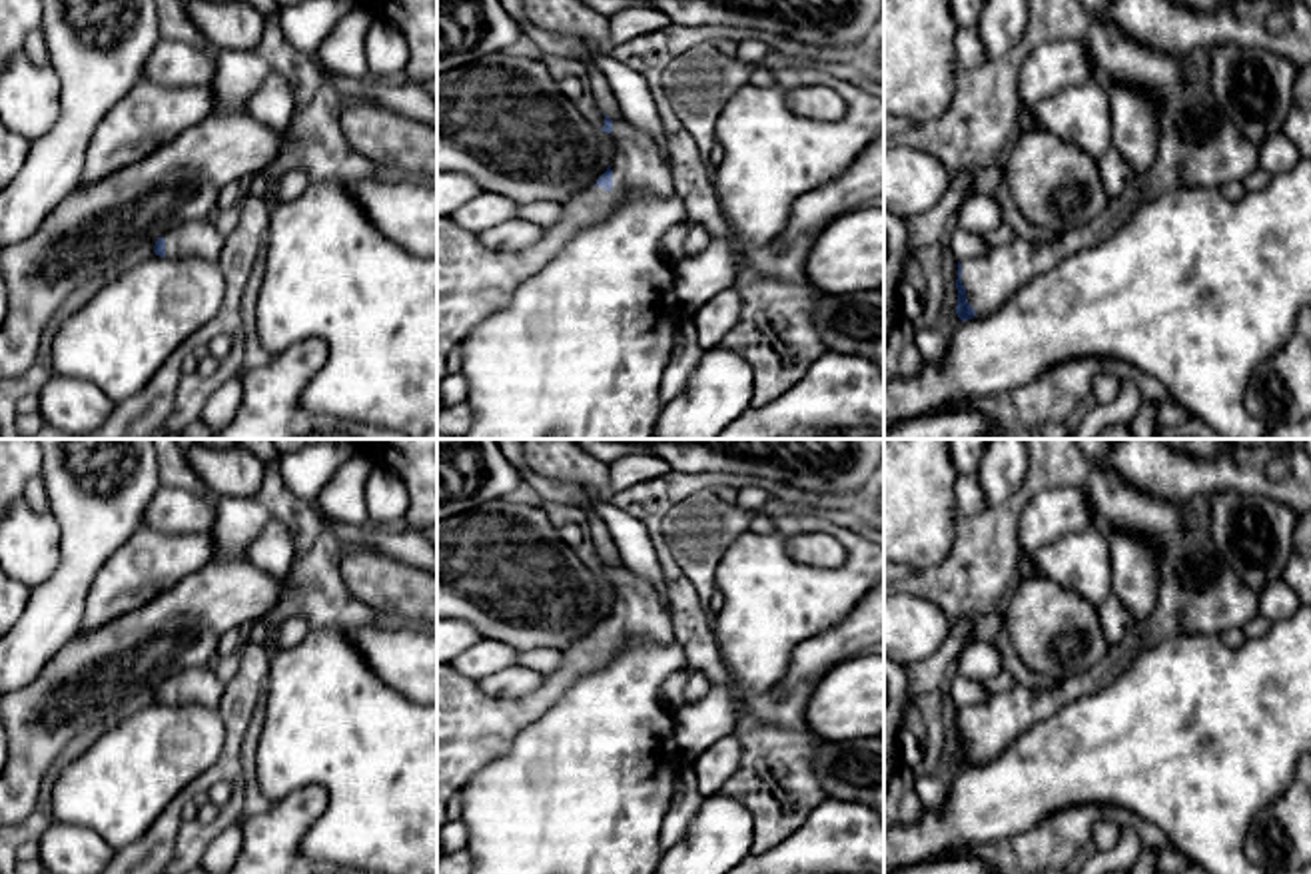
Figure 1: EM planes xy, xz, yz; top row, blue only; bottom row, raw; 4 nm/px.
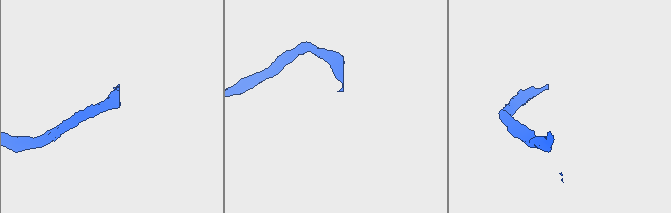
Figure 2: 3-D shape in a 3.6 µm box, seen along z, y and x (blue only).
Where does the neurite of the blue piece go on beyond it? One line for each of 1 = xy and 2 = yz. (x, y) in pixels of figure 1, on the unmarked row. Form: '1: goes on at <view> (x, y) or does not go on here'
1: goes on at xy (200, 685)
2: goes on at yz (1200, 593)

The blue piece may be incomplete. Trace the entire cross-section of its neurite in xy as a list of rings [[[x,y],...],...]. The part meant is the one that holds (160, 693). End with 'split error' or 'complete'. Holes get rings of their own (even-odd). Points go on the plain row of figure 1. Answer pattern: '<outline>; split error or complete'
[[[194,666],[158,684],[154,700],[160,704],[202,704],[218,708],[225,684],[210,666]]]; split error

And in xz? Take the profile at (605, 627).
[[[605,563],[615,601],[595,635],[567,651],[565,662],[521,698],[487,694],[449,662],[437,662],[437,864],[443,858],[441,828],[453,794],[493,760],[503,758],[515,736],[539,720],[581,676],[593,672],[625,647],[627,639],[655,645],[674,641],[670,615],[655,585],[625,565]]]; split error

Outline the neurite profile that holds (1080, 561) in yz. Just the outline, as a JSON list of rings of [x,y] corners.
[[[1097,527],[1068,533],[1032,557],[1040,577],[1076,591],[1093,607],[1111,595],[1111,553]]]

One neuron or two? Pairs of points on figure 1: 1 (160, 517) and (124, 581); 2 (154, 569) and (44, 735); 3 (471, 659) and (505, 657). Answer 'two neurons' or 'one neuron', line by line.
1: two neurons
2: two neurons
3: one neuron

